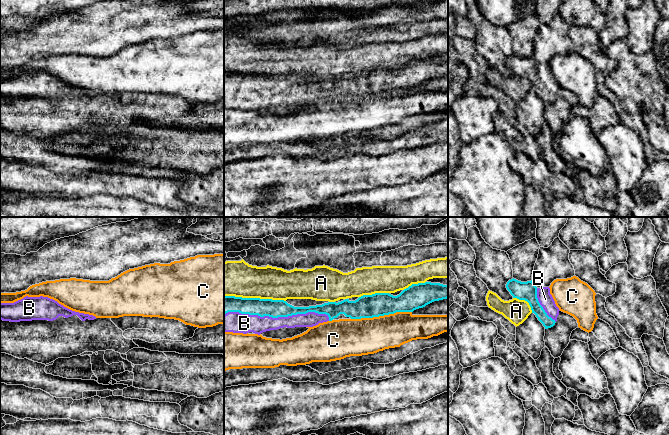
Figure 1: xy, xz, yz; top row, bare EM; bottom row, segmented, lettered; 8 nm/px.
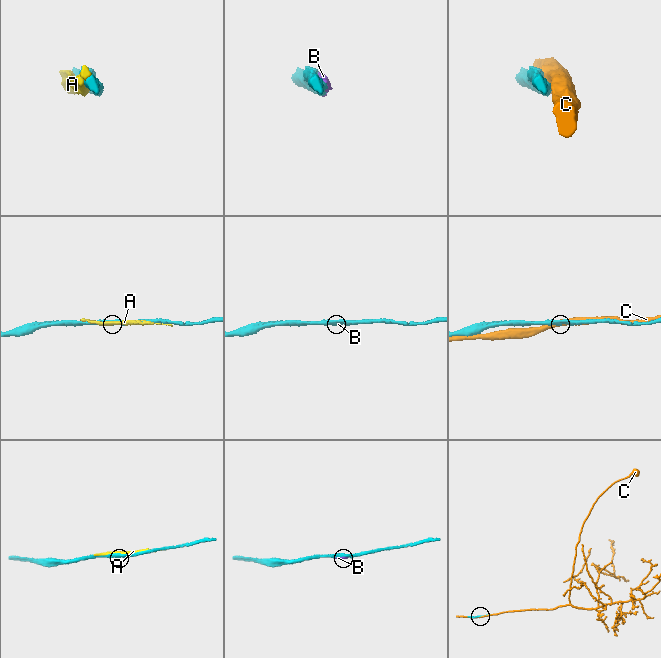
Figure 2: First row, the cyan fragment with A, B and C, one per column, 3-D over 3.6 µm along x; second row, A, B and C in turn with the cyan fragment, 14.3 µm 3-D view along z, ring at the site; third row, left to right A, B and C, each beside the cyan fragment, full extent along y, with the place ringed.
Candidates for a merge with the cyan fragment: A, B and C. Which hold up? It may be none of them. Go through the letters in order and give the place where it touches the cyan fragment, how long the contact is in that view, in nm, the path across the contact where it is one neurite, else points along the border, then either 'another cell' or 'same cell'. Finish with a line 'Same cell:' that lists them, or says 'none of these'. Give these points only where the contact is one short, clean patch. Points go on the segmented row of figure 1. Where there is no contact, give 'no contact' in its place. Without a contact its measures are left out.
A: contact xz (255, 298); length 500 nm; another cell
B: contact xz (278, 316); length 850 nm; same cell
C: contact xz (381, 315); length 500 nm; another cell
Same cell: B

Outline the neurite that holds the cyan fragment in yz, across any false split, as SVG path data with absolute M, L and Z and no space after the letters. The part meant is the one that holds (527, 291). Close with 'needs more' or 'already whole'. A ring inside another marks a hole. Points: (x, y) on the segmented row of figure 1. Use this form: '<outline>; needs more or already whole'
M513 278L507 282L506 288L513 298L529 303L532 313L545 329L555 325L560 310L550 294L549 287L537 288L532 280L521 282Z; needs more

